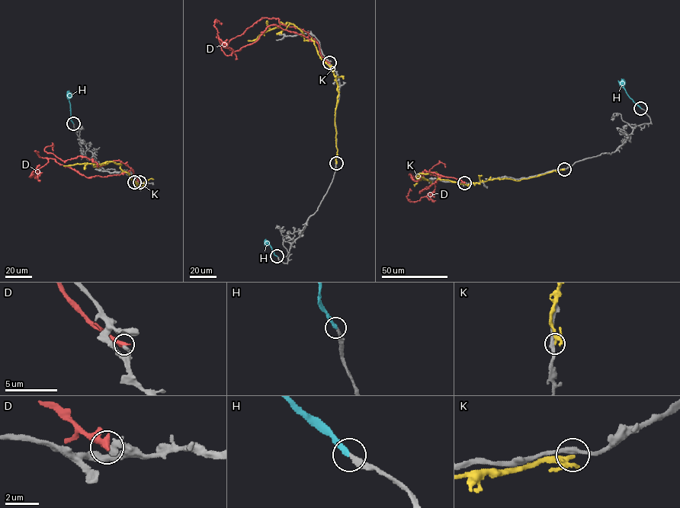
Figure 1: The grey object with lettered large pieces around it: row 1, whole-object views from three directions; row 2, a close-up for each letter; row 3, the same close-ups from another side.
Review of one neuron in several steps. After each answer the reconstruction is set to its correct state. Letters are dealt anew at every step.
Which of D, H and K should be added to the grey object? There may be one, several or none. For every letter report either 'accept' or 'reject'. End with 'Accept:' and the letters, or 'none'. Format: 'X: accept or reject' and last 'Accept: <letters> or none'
D: reject
H: accept
K: reject
Accept: H

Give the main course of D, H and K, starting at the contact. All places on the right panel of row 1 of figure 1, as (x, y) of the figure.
D: (464, 183), (441, 175), (419, 193), (439, 177), (432, 192), (413, 202), (409, 202), (406, 196), (411, 189)
H: (640, 108), (627, 94), (621, 78)
K: (564, 169), (518, 180), (493, 179), (465, 184), (438, 178), (436, 172), (417, 175), (417, 178), (431, 183)

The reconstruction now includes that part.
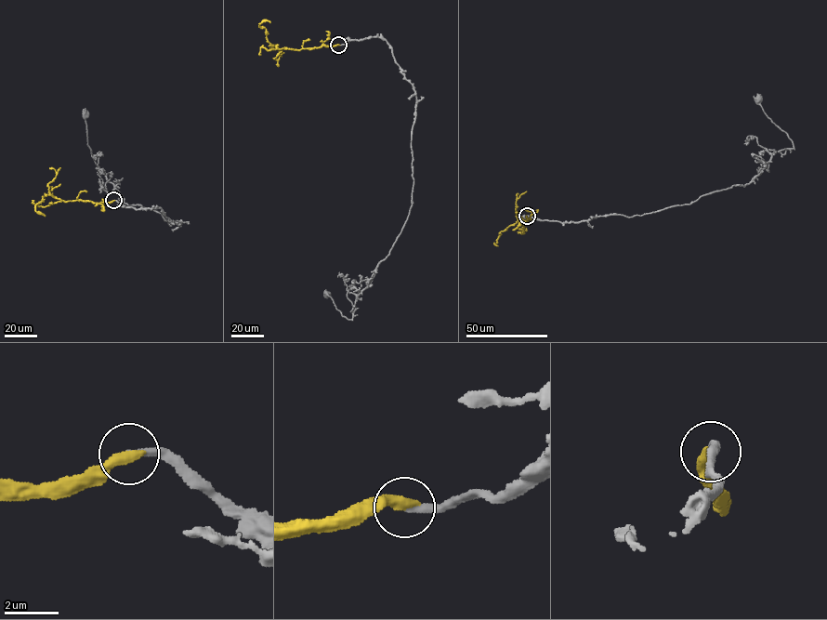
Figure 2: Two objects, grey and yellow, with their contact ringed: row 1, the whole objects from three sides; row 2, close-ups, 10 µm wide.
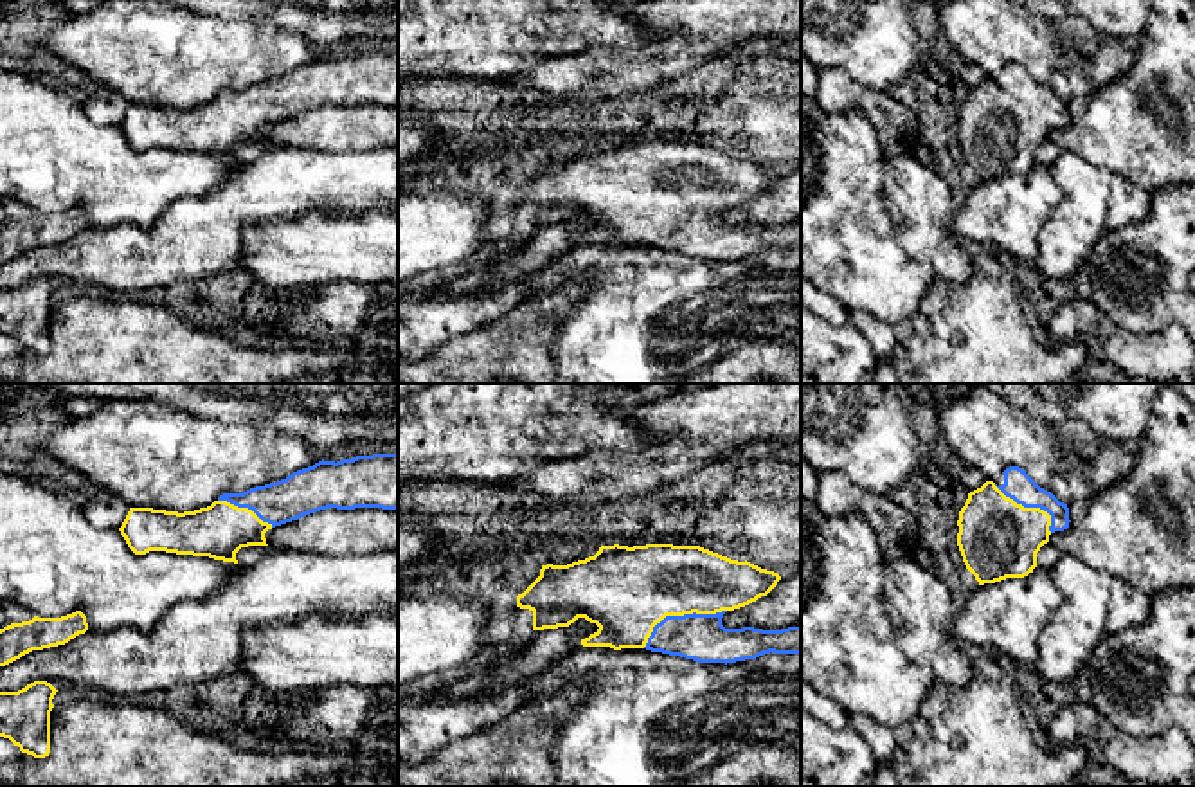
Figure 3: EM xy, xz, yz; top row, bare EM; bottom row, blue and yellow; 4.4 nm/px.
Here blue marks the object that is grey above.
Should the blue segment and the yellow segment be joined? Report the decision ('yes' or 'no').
yes

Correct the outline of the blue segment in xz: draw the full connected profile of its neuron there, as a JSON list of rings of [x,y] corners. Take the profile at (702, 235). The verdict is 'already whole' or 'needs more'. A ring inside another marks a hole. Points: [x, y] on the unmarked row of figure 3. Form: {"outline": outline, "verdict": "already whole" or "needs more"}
{"outline": [[[601,142],[594,153],[567,162],[542,162],[540,173],[517,193],[533,209],[533,227],[569,223],[578,214],[599,225],[583,243],[646,245],[698,259],[736,259],[763,250],[801,250],[801,223],[725,225],[722,214],[767,193],[781,176],[774,167],[738,158],[700,142]]], "verdict": "needs more"}

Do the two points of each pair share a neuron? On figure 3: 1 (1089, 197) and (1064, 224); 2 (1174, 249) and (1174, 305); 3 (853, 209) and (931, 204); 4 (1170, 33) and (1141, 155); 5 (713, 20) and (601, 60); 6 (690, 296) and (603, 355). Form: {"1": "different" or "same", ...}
{"1": "same", "2": "same", "3": "different", "4": "same", "5": "same", "6": "same"}

